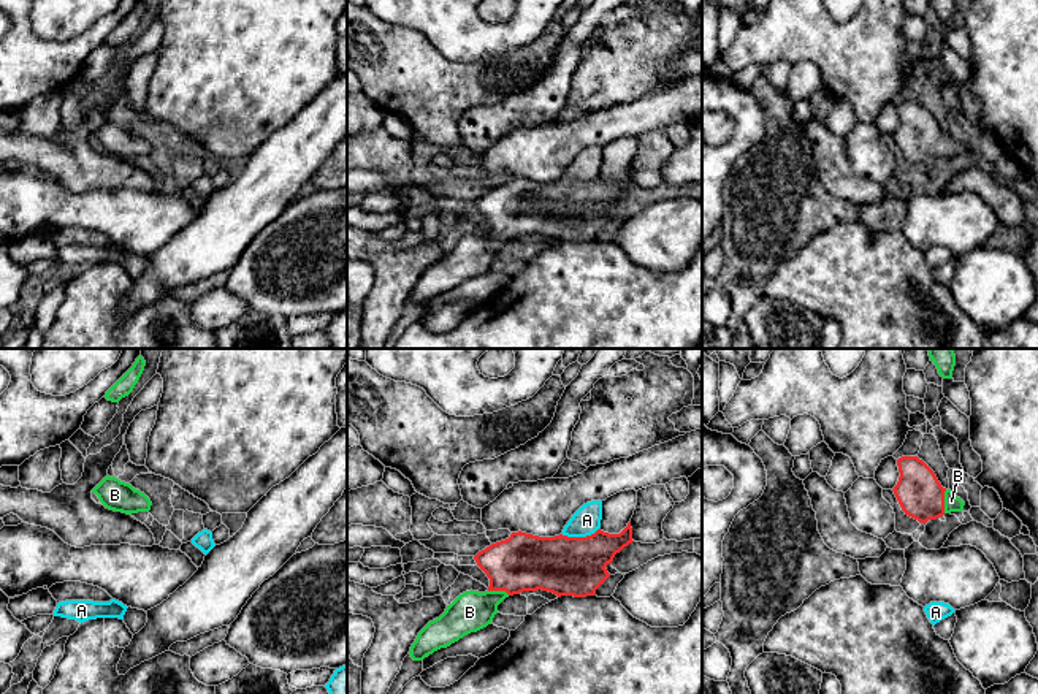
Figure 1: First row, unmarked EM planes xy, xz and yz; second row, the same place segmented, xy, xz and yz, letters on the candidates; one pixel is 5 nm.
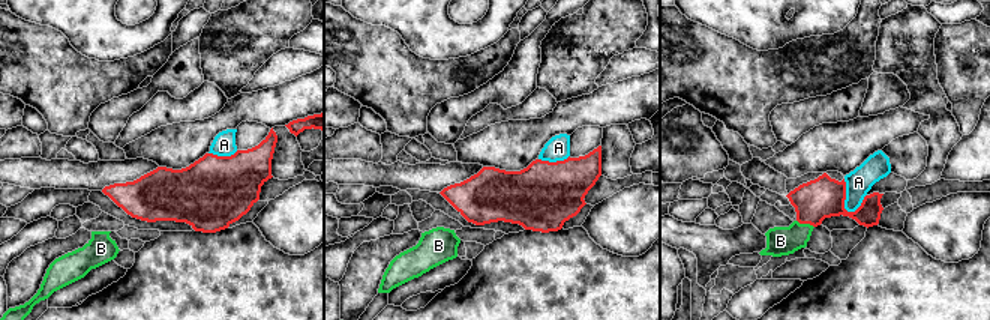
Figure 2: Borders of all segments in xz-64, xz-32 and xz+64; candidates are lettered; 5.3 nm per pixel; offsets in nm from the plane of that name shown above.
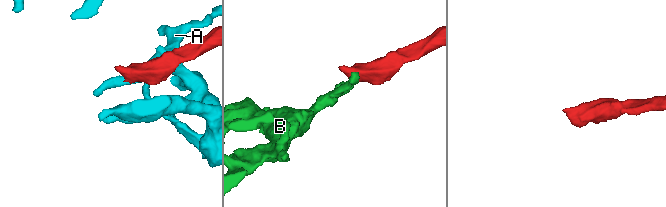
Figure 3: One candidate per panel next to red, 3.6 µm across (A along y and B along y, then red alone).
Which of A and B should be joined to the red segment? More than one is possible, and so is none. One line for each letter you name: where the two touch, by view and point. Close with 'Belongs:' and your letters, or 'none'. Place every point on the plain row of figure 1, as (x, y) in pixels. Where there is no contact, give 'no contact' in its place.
B: yz (943, 146)
Belongs: B

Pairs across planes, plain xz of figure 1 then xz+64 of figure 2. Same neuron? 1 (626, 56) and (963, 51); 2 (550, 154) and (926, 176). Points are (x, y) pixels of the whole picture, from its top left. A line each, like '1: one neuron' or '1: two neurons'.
1: one neuron
2: two neurons

